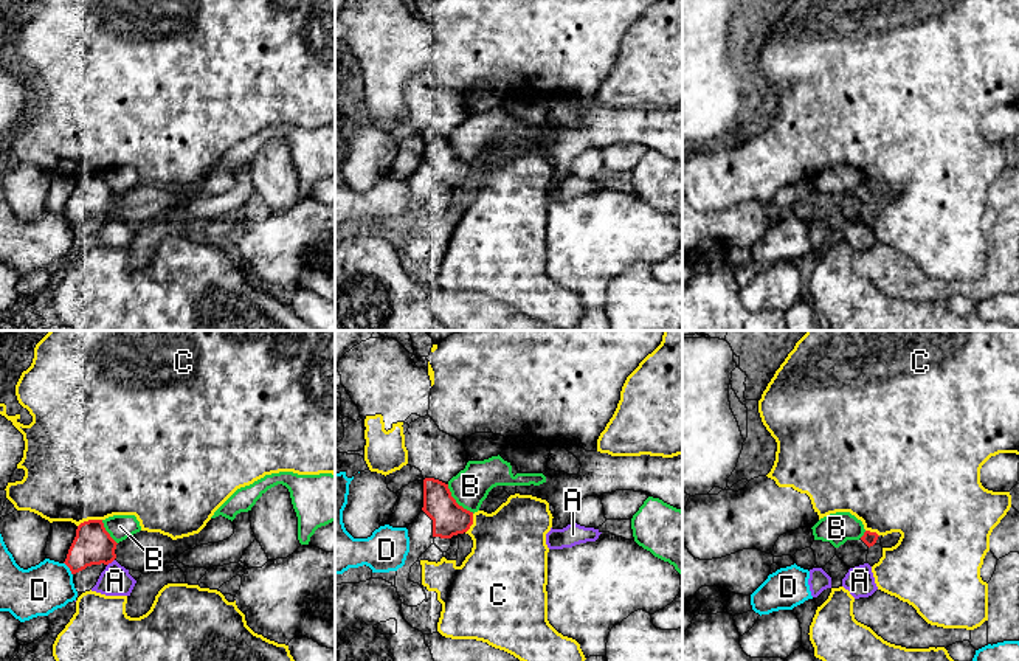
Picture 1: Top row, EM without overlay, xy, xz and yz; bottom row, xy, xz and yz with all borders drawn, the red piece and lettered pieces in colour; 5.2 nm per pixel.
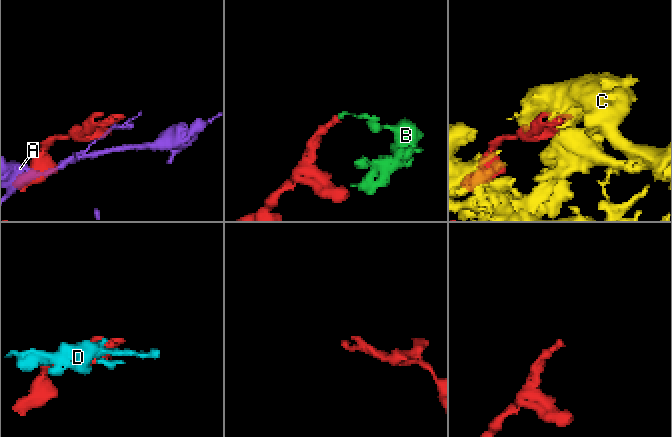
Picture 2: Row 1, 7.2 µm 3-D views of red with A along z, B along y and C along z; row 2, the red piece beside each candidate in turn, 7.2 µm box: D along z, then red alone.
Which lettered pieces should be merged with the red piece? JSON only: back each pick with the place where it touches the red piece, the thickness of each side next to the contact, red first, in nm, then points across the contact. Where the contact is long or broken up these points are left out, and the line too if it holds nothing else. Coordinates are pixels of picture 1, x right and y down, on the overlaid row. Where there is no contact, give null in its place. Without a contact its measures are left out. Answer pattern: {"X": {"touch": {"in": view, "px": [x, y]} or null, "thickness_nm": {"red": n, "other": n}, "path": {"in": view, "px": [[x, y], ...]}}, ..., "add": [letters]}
{"add": []}

